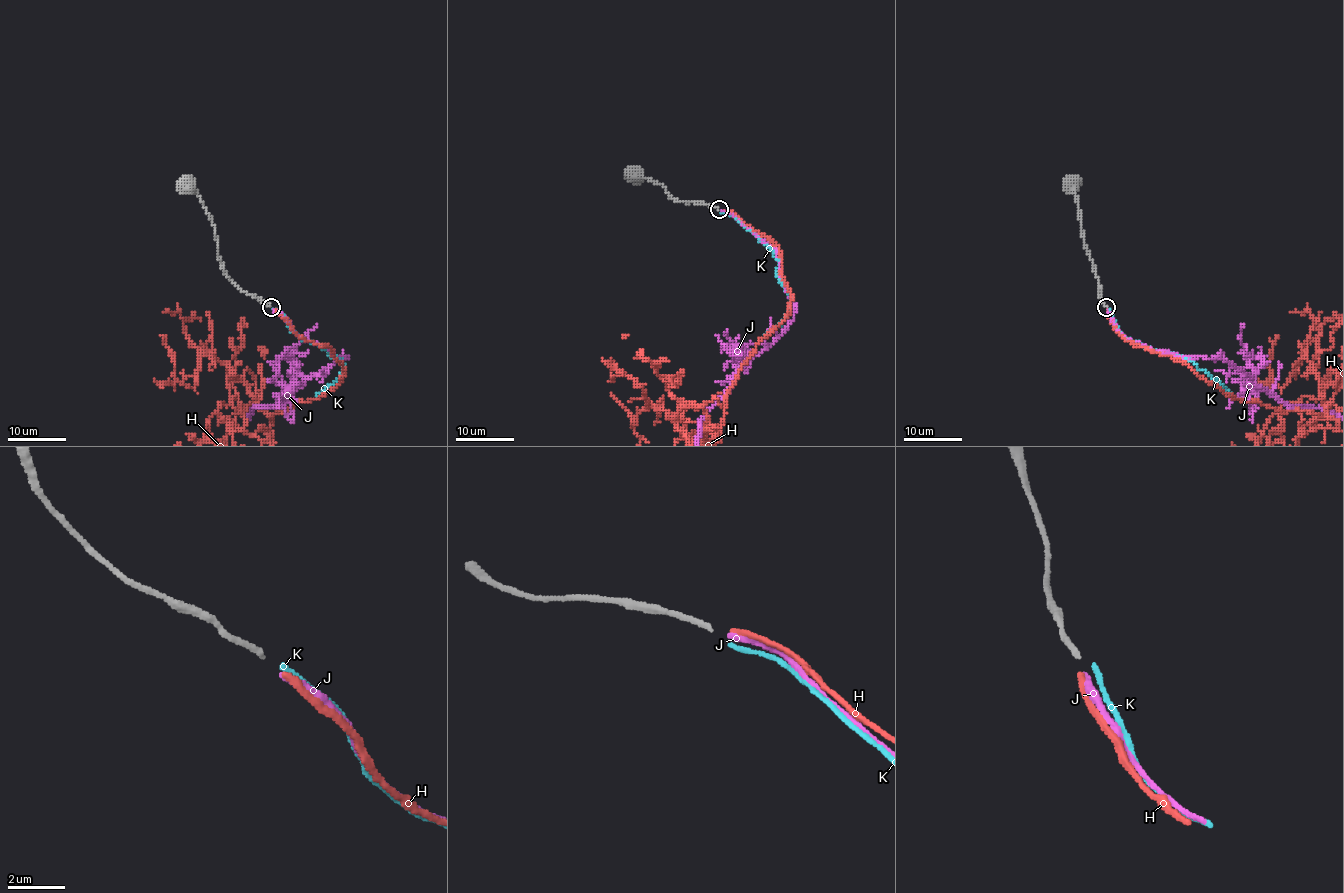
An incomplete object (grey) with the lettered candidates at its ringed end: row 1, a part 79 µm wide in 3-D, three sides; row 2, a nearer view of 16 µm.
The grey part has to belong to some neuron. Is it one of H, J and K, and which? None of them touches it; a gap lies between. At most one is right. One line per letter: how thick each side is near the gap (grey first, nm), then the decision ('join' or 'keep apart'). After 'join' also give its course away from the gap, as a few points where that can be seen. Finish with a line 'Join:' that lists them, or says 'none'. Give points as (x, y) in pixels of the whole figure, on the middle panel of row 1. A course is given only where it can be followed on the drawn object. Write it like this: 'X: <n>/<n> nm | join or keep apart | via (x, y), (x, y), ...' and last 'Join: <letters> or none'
H: 200/220 nm | keep apart
J: 200/240 nm | keep apart
K: 200/170 nm | keep apart
Join: none

